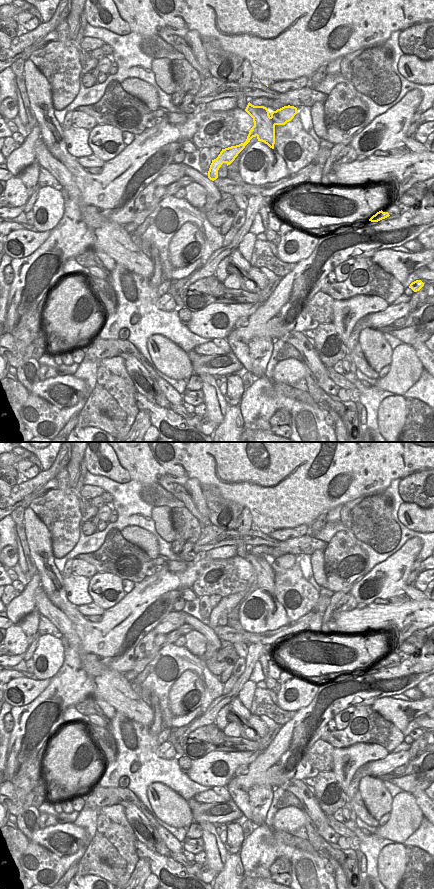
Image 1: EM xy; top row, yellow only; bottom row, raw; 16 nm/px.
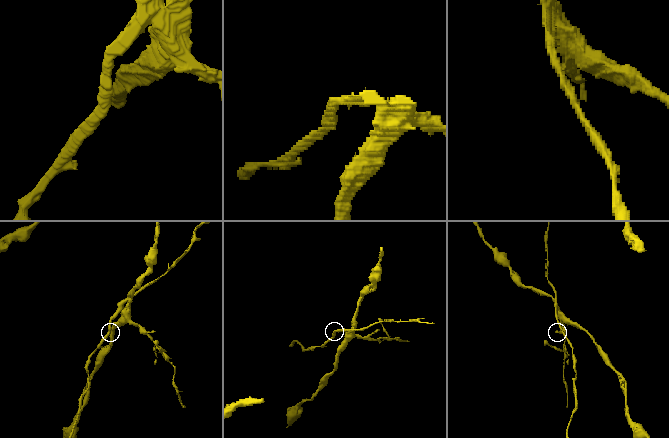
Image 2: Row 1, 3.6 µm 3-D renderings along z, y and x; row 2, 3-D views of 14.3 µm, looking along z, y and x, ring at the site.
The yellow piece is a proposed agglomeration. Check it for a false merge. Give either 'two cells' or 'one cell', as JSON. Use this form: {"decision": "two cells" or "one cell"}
{"decision": "two cells"}

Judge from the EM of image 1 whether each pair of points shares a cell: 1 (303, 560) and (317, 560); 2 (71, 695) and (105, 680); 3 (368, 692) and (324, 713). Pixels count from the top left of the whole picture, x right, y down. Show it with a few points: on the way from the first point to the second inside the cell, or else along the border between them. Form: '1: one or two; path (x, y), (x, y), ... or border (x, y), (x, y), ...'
1: two; border (310, 555), (310, 565), (315, 582)
2: two; border (81, 666), (94, 682), (94, 696), (109, 704)
3: one; path (357, 692), (339, 698), (335, 702)

